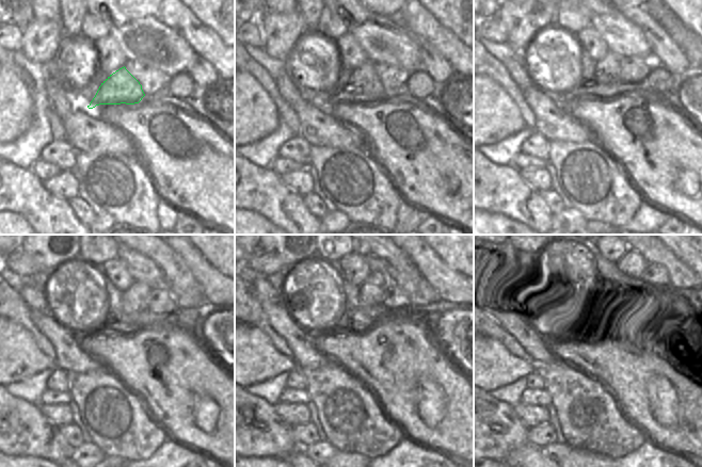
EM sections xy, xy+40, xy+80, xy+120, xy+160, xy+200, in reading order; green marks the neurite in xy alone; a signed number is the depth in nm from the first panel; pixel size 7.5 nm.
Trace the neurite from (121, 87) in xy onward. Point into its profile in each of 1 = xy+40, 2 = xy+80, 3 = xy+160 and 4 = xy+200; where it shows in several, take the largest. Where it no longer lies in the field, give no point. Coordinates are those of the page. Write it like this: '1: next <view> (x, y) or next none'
1: next xy+40 (364, 84)
2: next xy+80 (607, 70)
3: next xy+160 (379, 289)
4: next xy+200 (629, 286)

